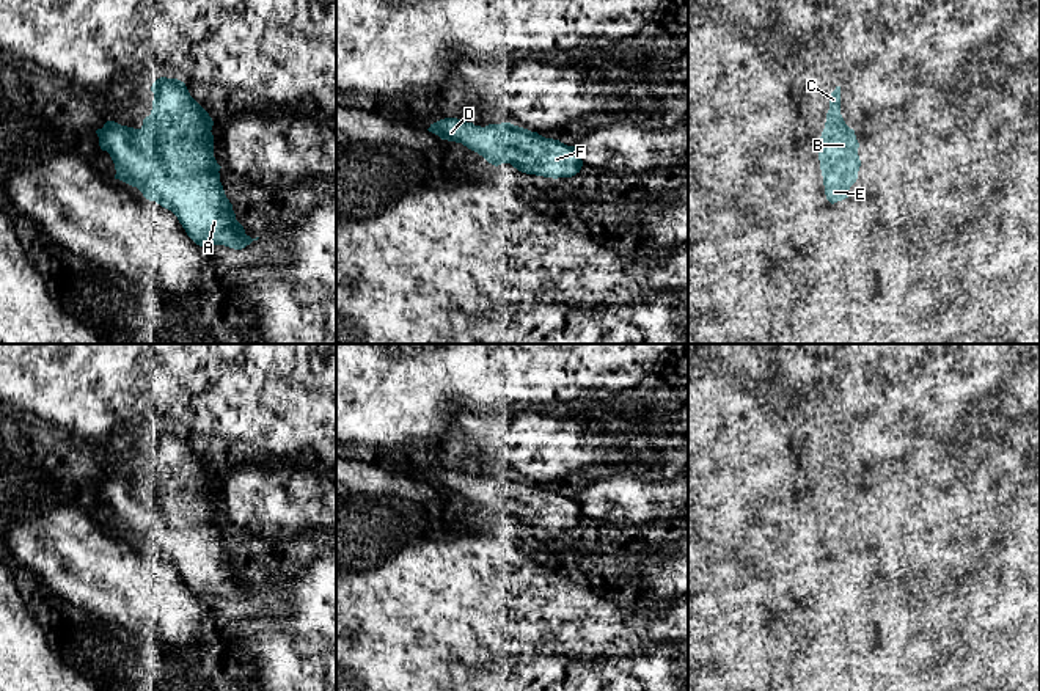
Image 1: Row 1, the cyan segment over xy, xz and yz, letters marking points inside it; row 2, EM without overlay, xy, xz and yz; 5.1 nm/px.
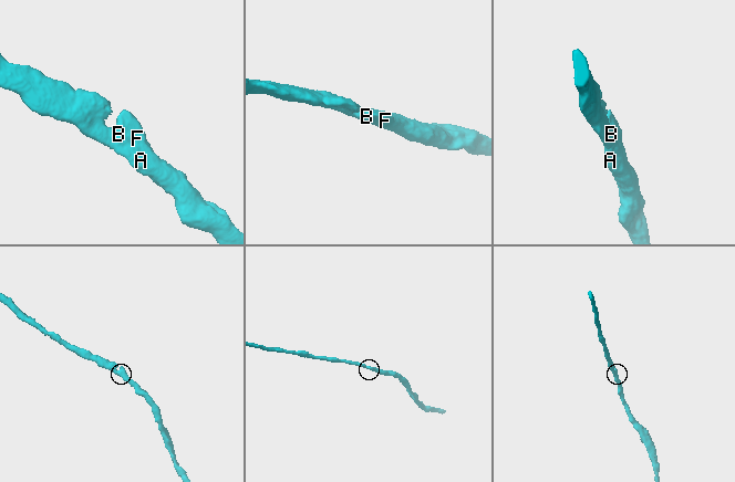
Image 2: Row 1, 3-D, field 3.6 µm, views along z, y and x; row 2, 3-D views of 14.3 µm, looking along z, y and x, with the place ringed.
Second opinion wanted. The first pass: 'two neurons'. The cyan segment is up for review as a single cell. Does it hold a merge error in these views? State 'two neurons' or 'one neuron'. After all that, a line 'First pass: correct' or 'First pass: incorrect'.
one neuron
First pass: incorrect

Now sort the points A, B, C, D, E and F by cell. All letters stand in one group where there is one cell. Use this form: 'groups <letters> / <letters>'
groups A B C D E F

